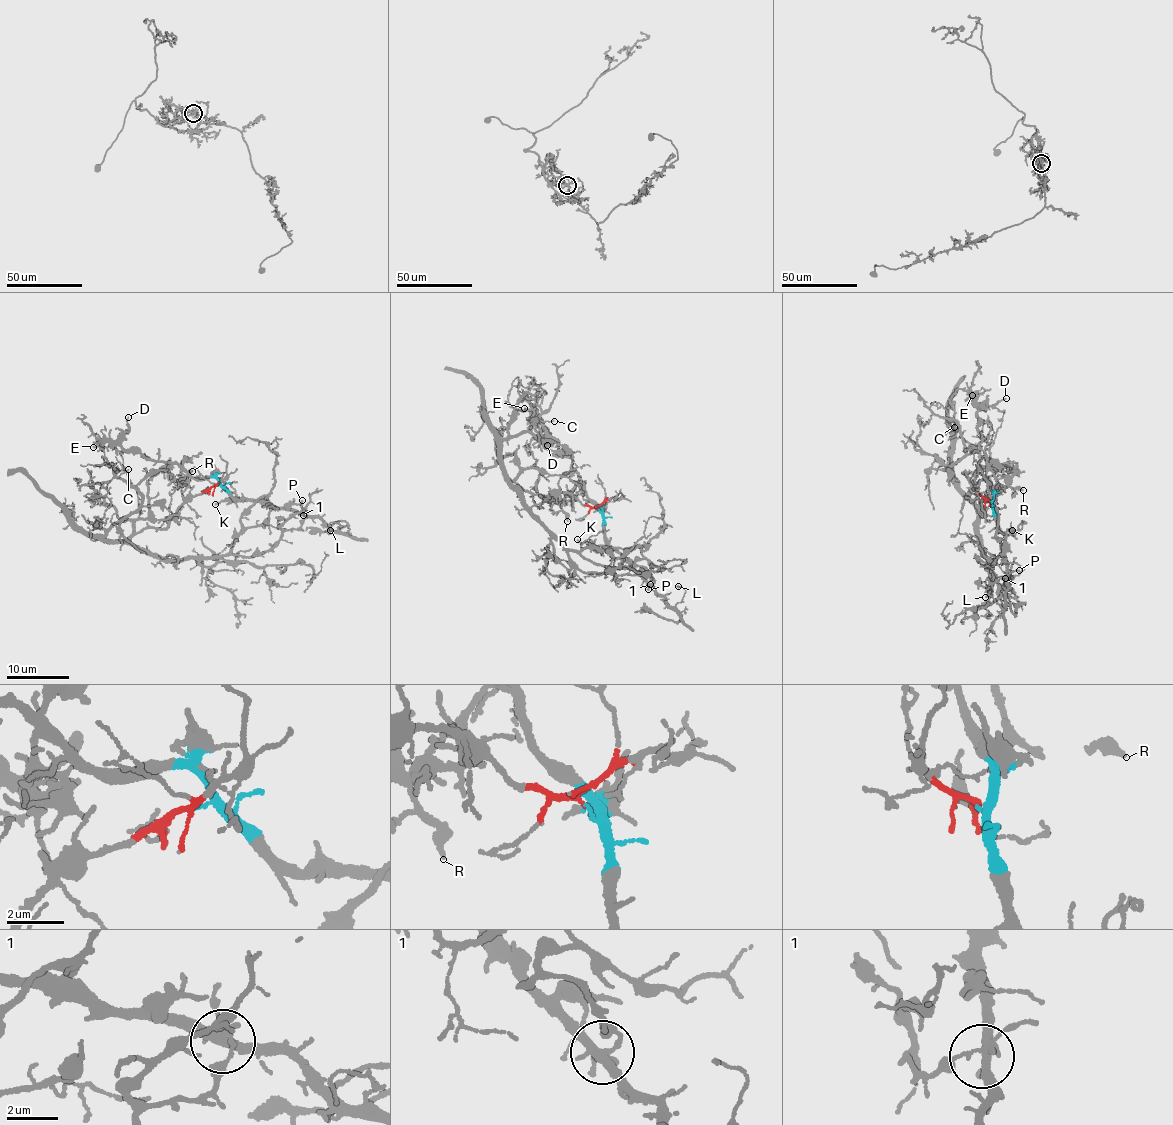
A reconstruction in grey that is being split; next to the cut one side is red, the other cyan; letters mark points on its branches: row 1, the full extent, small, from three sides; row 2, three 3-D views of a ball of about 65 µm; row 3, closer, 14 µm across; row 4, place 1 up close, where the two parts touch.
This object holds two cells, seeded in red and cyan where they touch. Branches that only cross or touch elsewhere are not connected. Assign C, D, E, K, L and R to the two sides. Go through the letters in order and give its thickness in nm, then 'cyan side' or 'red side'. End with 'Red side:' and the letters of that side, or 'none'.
C: 120 nm thick; red side
D: 120 nm thick; cyan side
E: 120 nm thick; cyan side
K: 150 nm thick; cyan side
L: 100 nm thick; cyan side
R: 280 nm thick; cyan side
Red side: C

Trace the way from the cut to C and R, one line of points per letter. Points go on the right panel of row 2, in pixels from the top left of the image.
C: (991, 502), (982, 501), (982, 514), (987, 509), (970, 501), (953, 476), (944, 471), (965, 451), (954, 426)
R: (991, 502), (994, 496), (986, 473), (989, 469), (995, 479), (1023, 491)

